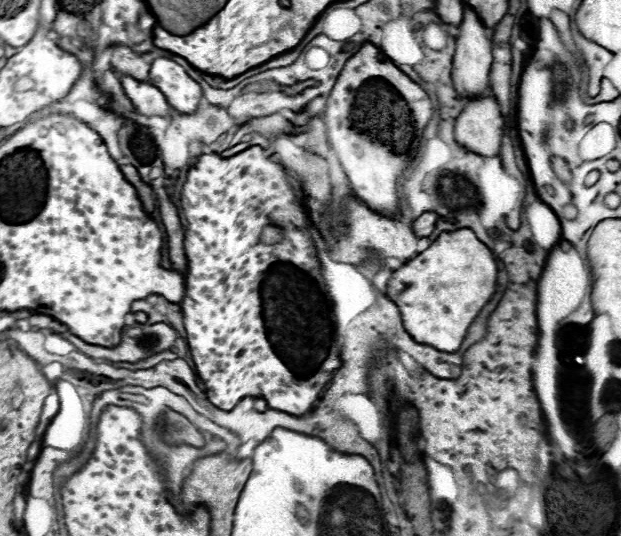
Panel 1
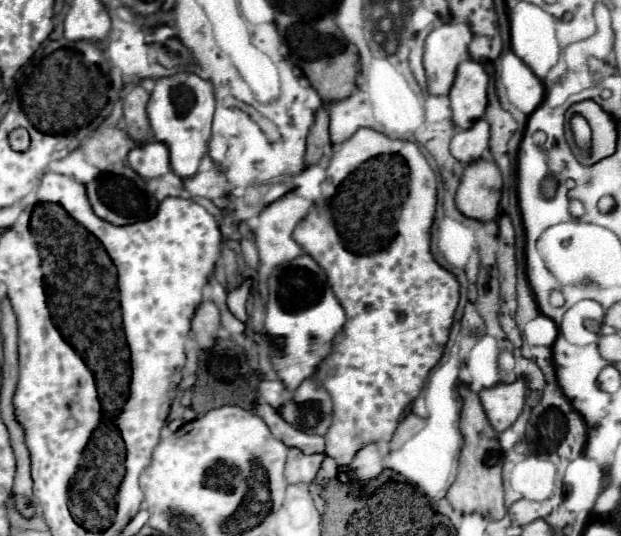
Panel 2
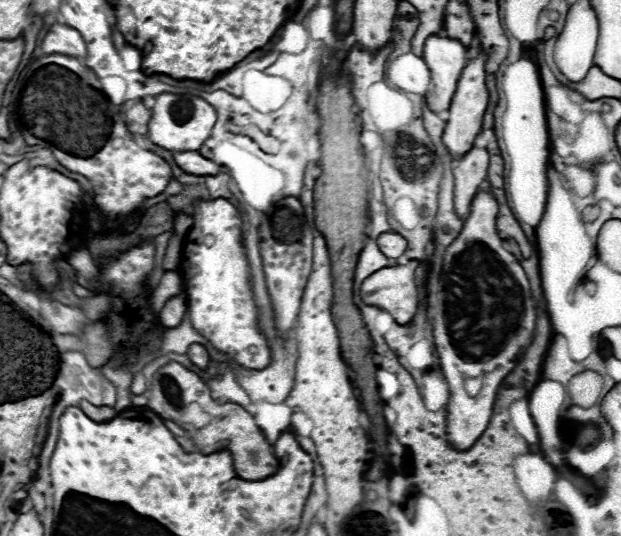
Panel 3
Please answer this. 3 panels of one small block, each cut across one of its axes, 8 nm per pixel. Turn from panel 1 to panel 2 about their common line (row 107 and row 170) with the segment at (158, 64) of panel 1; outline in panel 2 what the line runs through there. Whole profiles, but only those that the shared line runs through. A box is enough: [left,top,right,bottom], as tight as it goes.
[148,72,214,180]

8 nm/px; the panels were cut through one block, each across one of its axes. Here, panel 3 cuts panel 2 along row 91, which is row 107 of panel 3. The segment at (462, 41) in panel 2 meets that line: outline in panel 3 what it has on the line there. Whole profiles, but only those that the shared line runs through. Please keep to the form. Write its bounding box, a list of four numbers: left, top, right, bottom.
[424,36,466,112]

